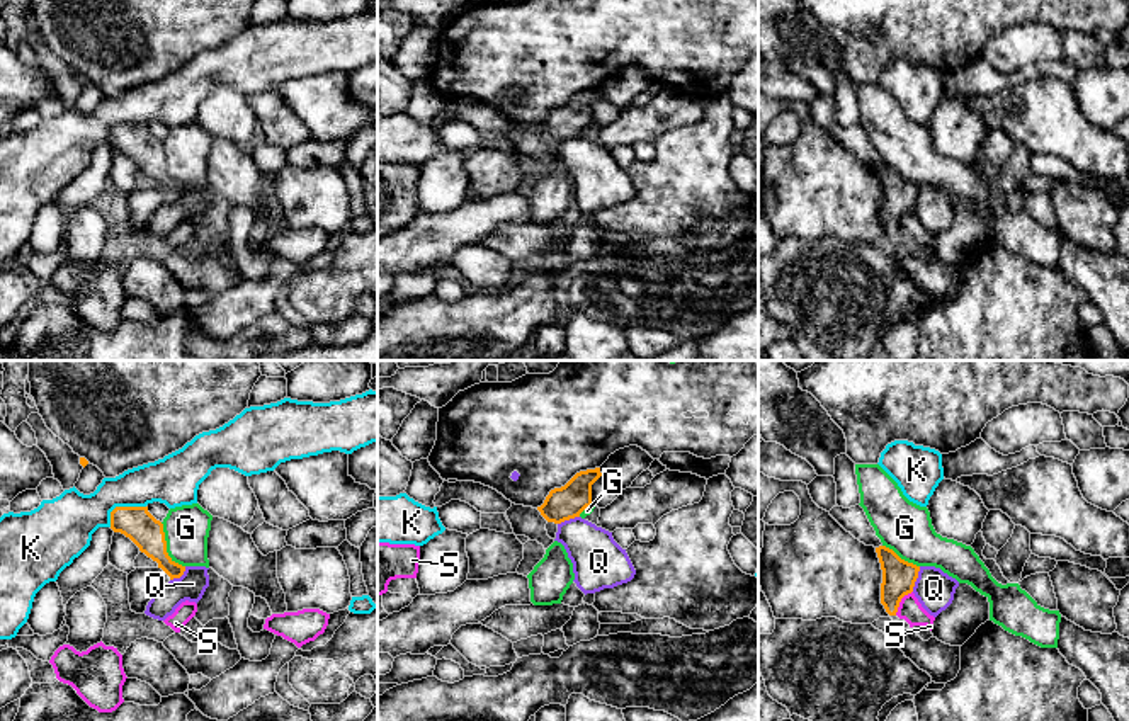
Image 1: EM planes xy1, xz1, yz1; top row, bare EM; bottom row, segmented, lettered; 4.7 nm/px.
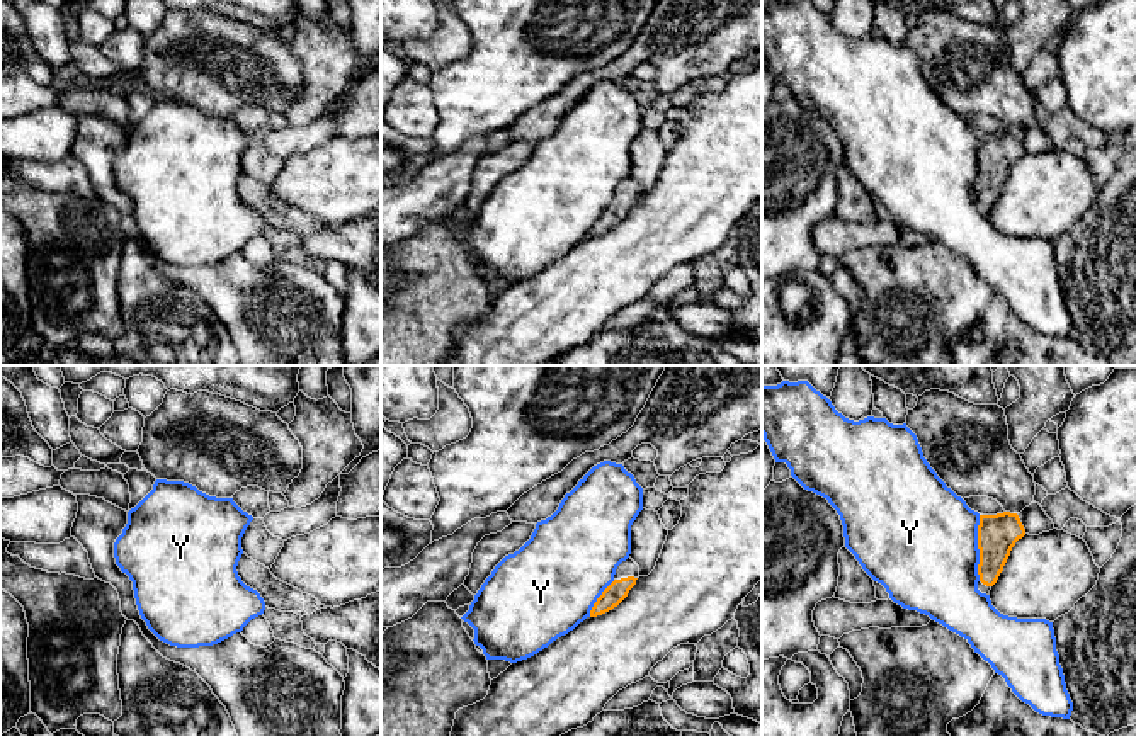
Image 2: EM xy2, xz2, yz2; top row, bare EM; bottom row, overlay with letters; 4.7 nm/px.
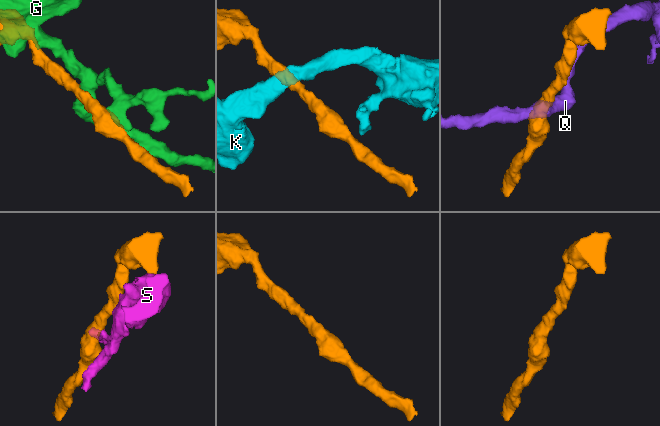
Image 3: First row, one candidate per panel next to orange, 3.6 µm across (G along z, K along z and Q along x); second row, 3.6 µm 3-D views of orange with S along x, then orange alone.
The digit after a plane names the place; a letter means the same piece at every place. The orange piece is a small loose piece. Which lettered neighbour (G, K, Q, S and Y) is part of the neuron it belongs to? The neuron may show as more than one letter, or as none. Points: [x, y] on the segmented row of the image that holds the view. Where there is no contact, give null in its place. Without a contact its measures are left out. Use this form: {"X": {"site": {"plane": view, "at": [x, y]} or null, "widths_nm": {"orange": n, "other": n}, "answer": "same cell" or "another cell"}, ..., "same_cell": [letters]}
{"G": {"site": {"plane": "xy1", "at": [165, 546]}, "widths_nm": {"orange": 160, "other": 220}, "answer": "another cell"}, "K": {"site": {"plane": "xy1", "at": [121, 507]}, "widths_nm": {"orange": 160, "other": 260}, "answer": "another cell"}, "Q": {"site": {"plane": "yz1", "at": [917, 577]}, "widths_nm": {"orange": 160, "other": 190}, "answer": "another cell"}, "S": {"site": {"plane": "yz1", "at": [900, 601]}, "widths_nm": {"orange": 160, "other": 110}, "answer": "another cell"}, "Y": {"site": {"plane": "yz2", "at": [978, 548]}, "widths_nm": {"orange": 190, "other": 500}, "answer": "another cell"}, "same_cell": []}

